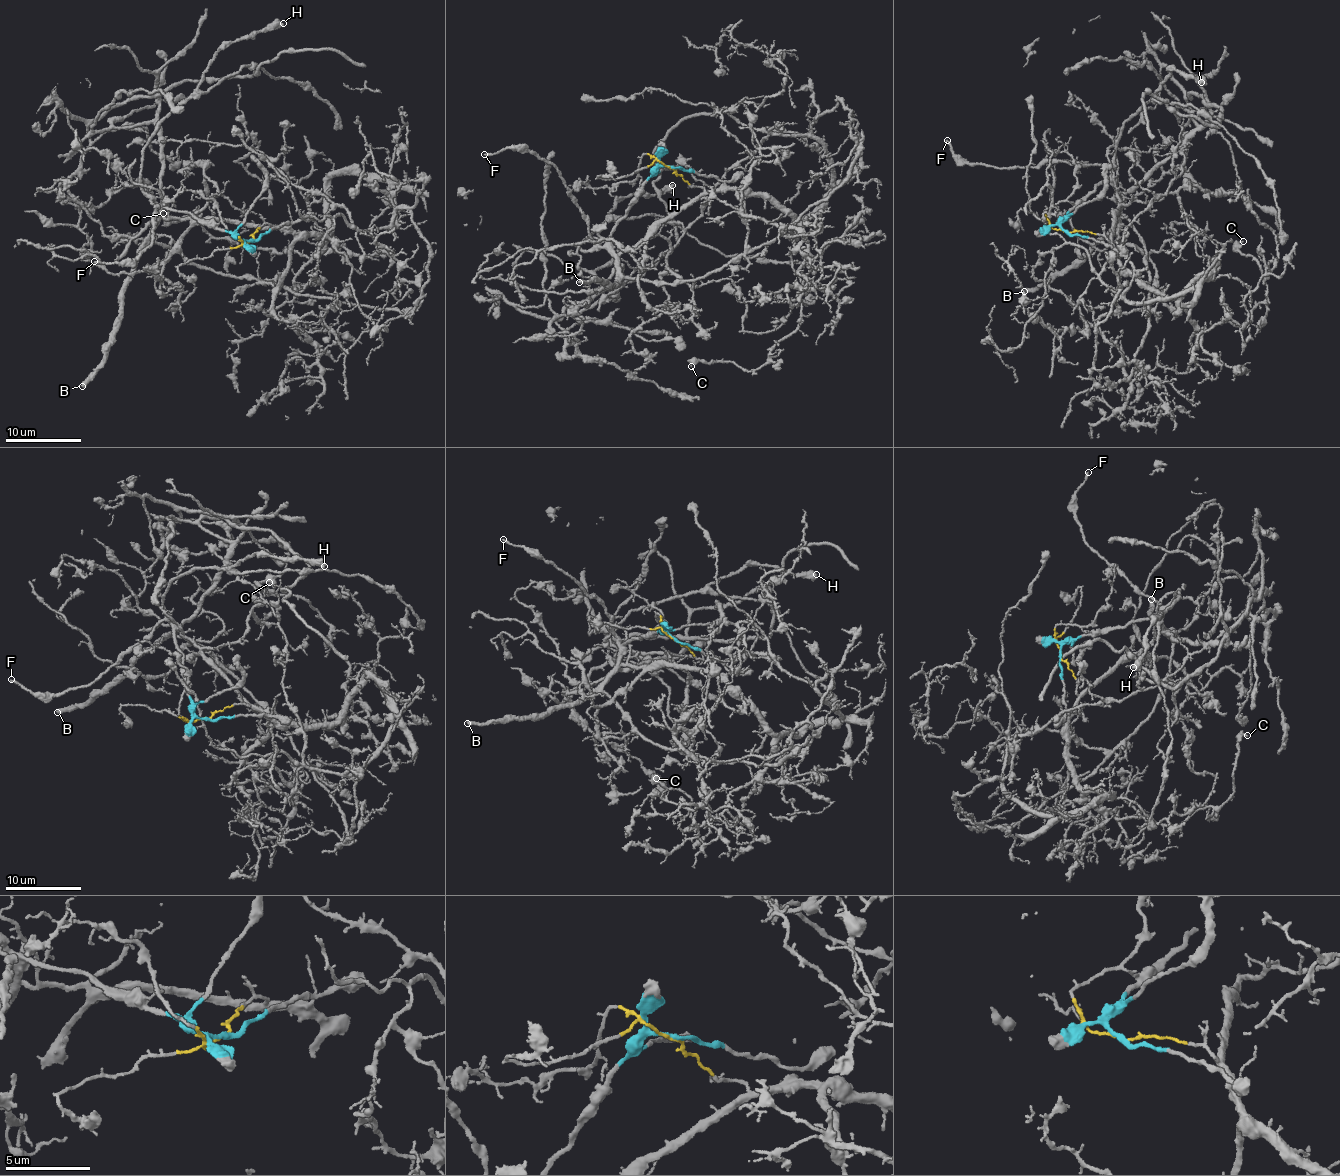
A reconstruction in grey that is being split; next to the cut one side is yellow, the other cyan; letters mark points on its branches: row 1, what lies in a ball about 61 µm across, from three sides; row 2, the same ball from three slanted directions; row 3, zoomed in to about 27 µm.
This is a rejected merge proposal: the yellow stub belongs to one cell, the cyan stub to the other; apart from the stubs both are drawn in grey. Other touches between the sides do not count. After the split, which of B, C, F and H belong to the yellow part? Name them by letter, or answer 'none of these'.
C

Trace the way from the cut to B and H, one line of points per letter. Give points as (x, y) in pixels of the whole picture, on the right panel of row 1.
B: (1065, 231), (1062, 221), (1074, 207), (1109, 180), (1120, 216), (1115, 231), (1094, 245), (1092, 253), (1024, 291)
H: (1065, 231), (1060, 227), (1062, 221), (1110, 177), (1120, 128), (1152, 101), (1172, 69), (1201, 83)

